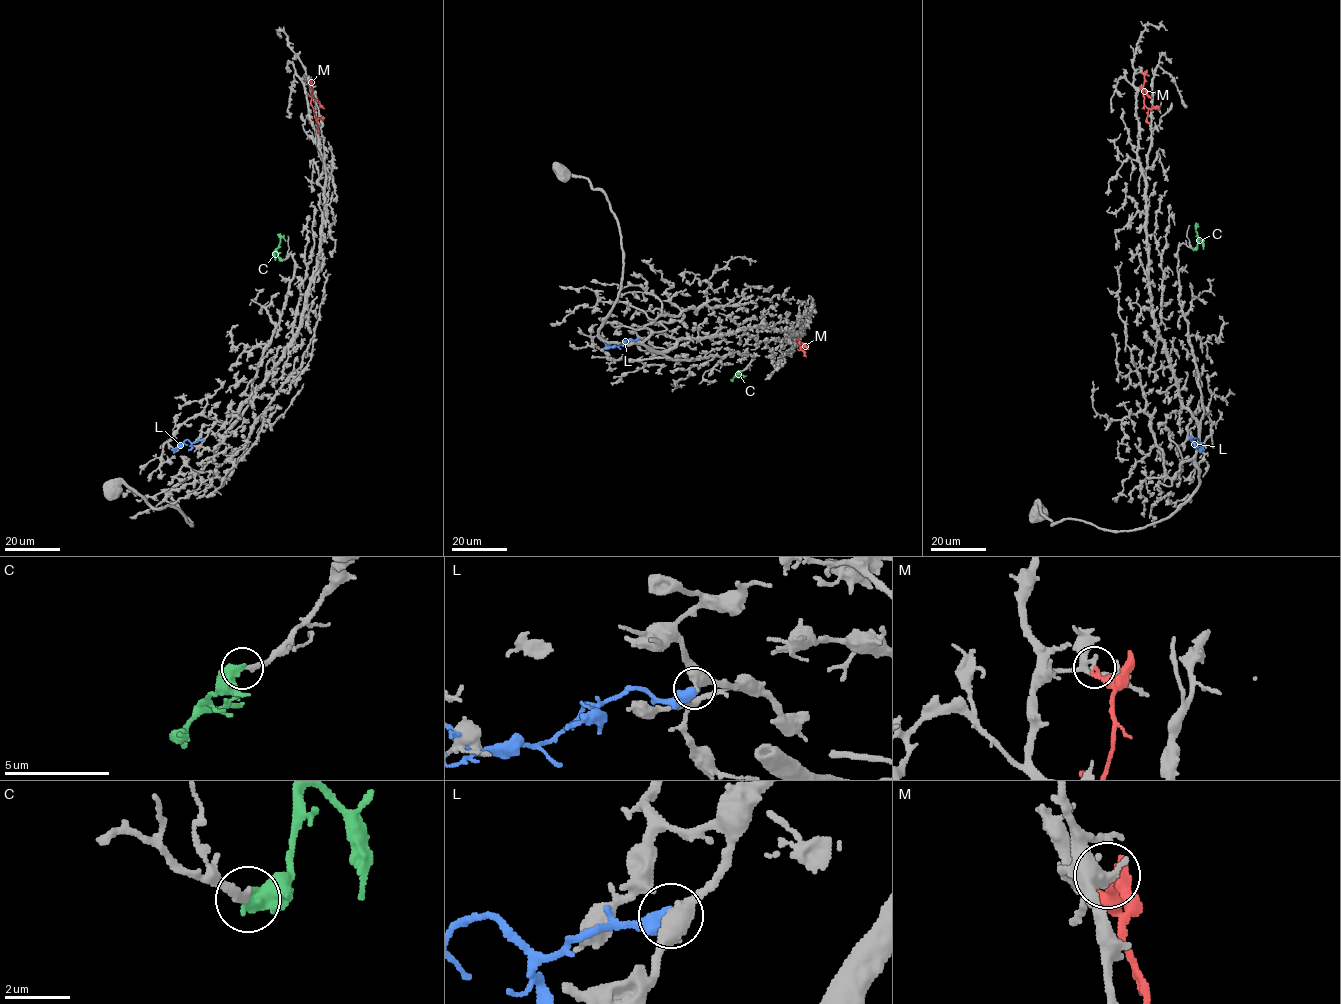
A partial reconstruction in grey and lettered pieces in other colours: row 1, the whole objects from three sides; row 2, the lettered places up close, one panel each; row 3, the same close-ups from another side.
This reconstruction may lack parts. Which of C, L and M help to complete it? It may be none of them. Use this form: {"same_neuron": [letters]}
{"same_neuron": ["C"]}

